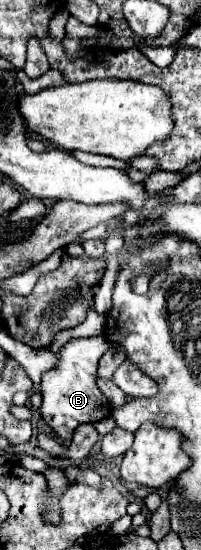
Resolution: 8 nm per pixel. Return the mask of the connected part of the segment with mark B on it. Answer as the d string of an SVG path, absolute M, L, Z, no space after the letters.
M105 335L72 339L58 352L60 364L42 376L40 414L42 414L44 422L52 428L56 438L72 440L76 426L86 424L86 422L94 424L94 422L100 422L110 416L110 412L112 412L110 402L96 386L98 362L108 351L110 345L112 344Z

